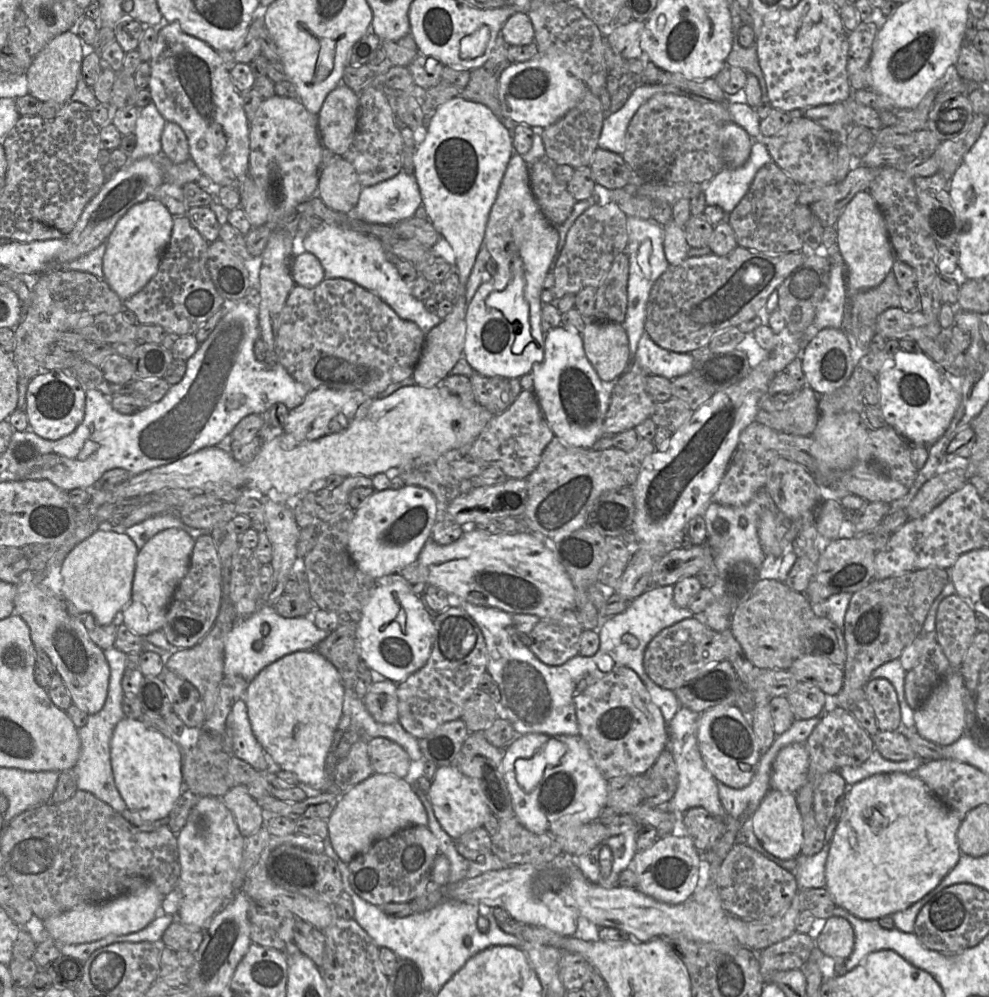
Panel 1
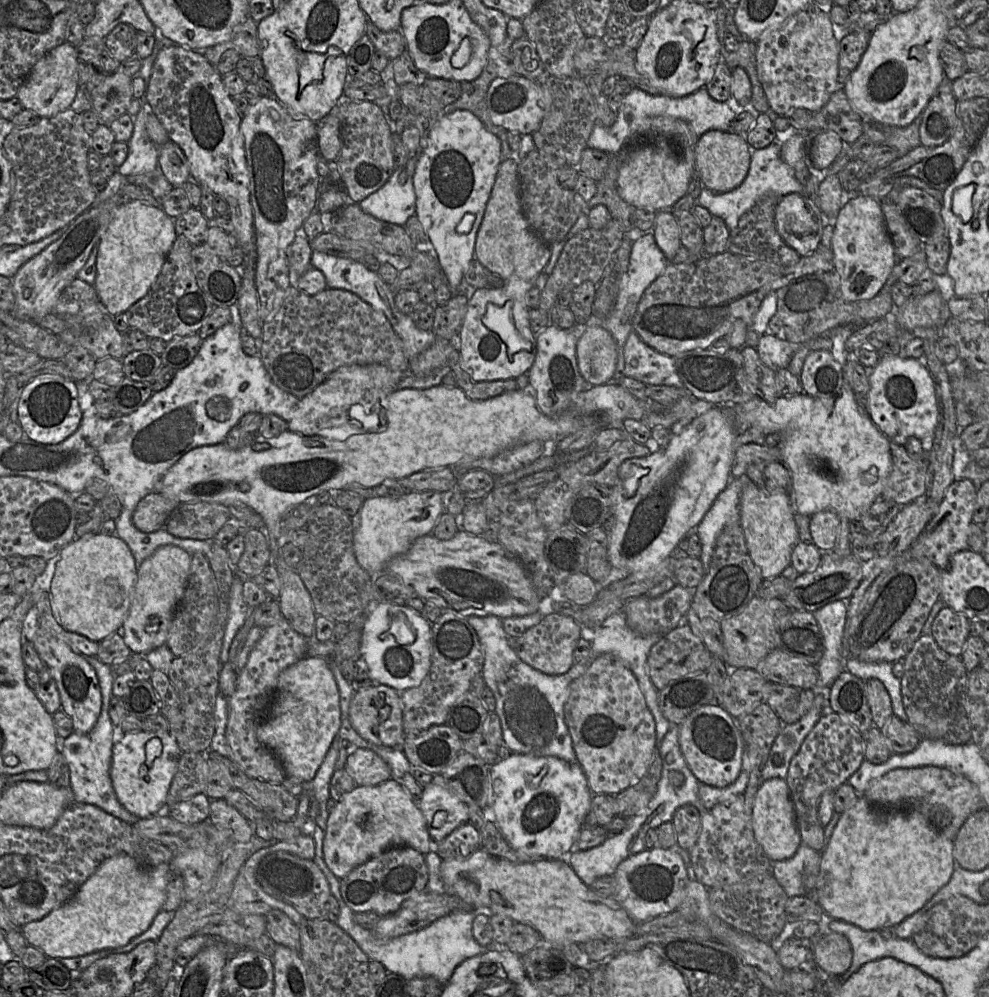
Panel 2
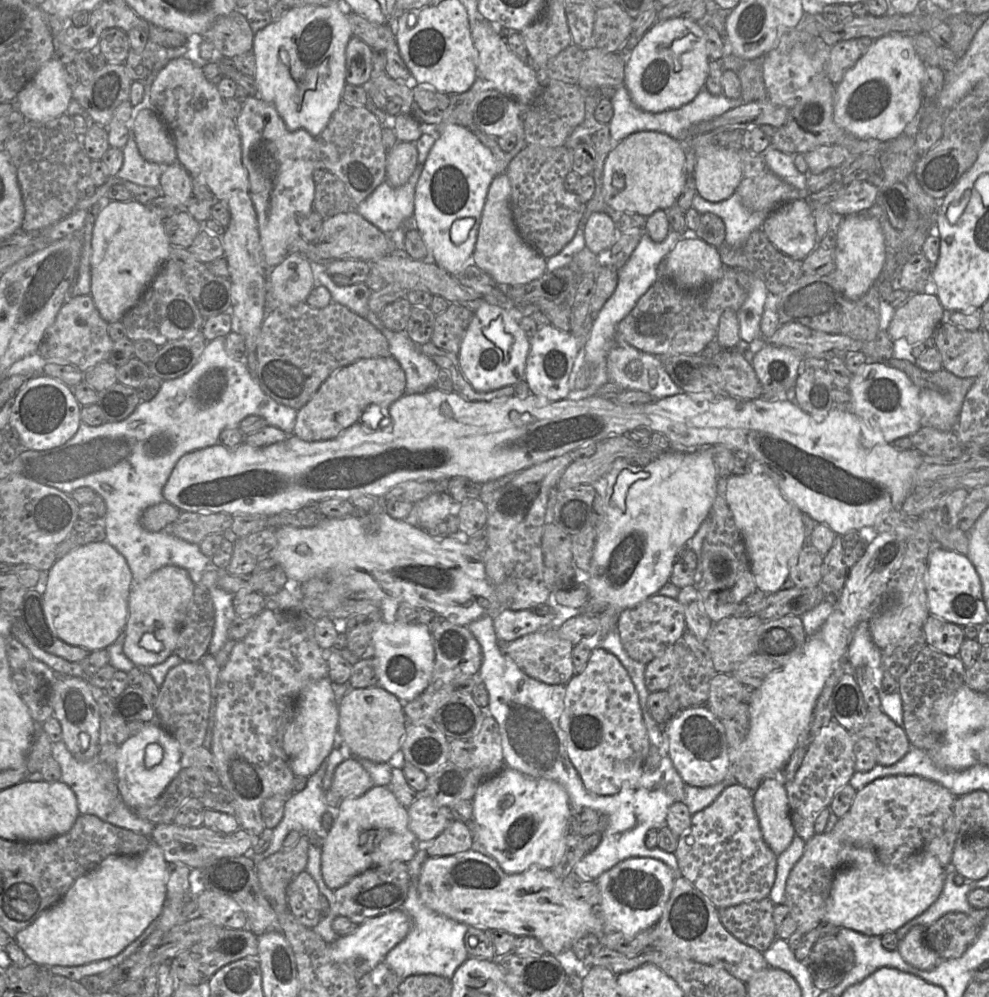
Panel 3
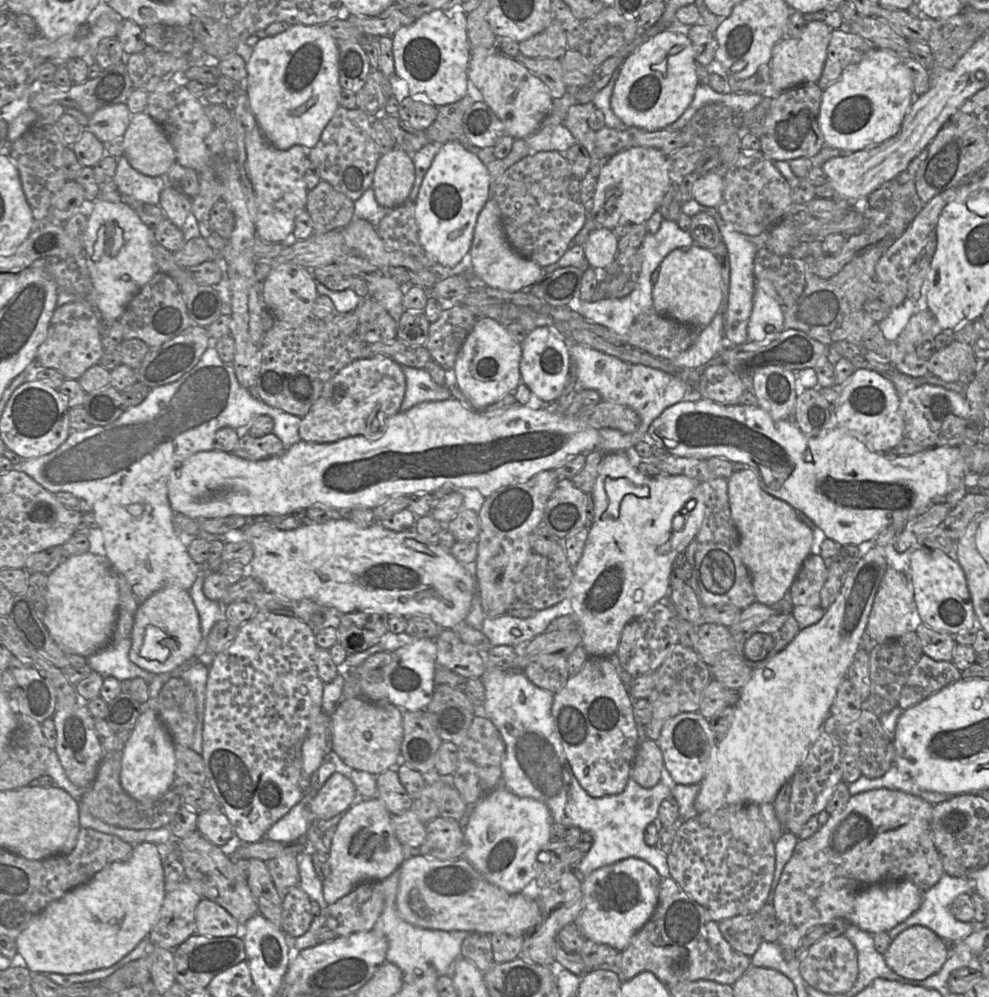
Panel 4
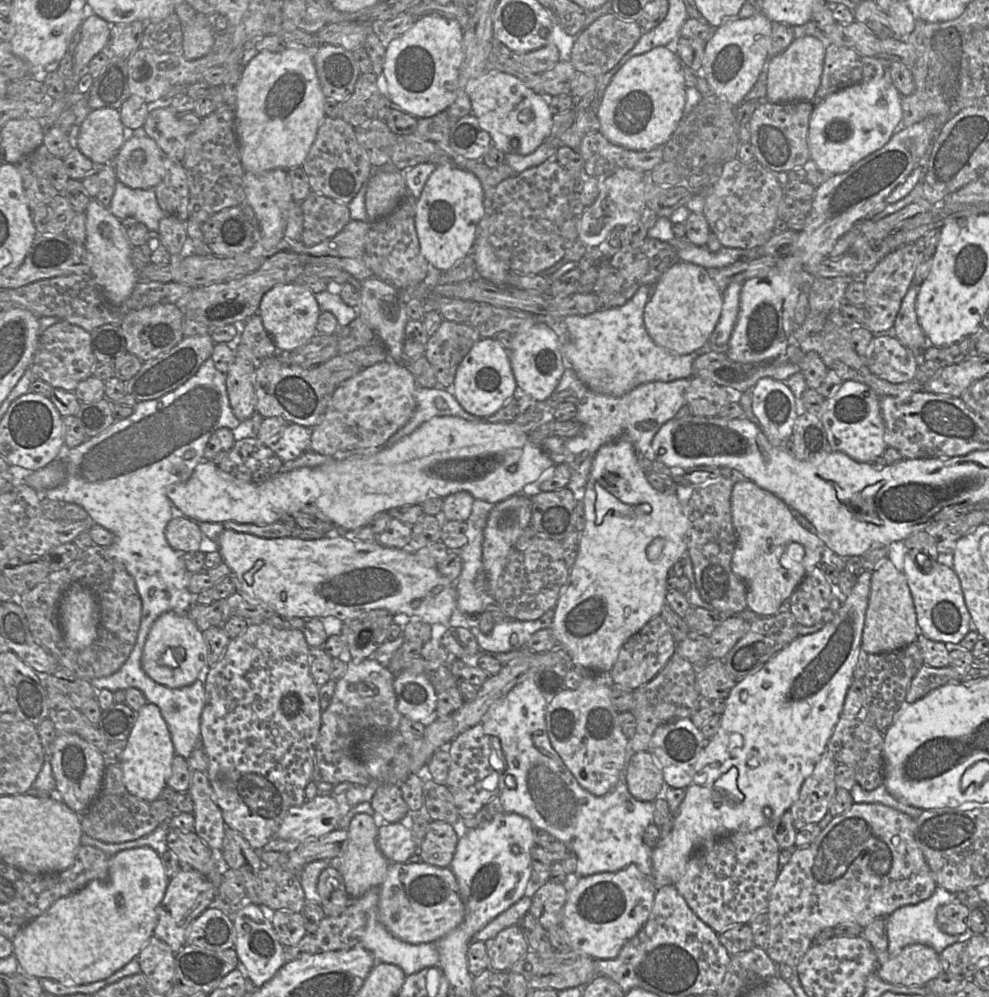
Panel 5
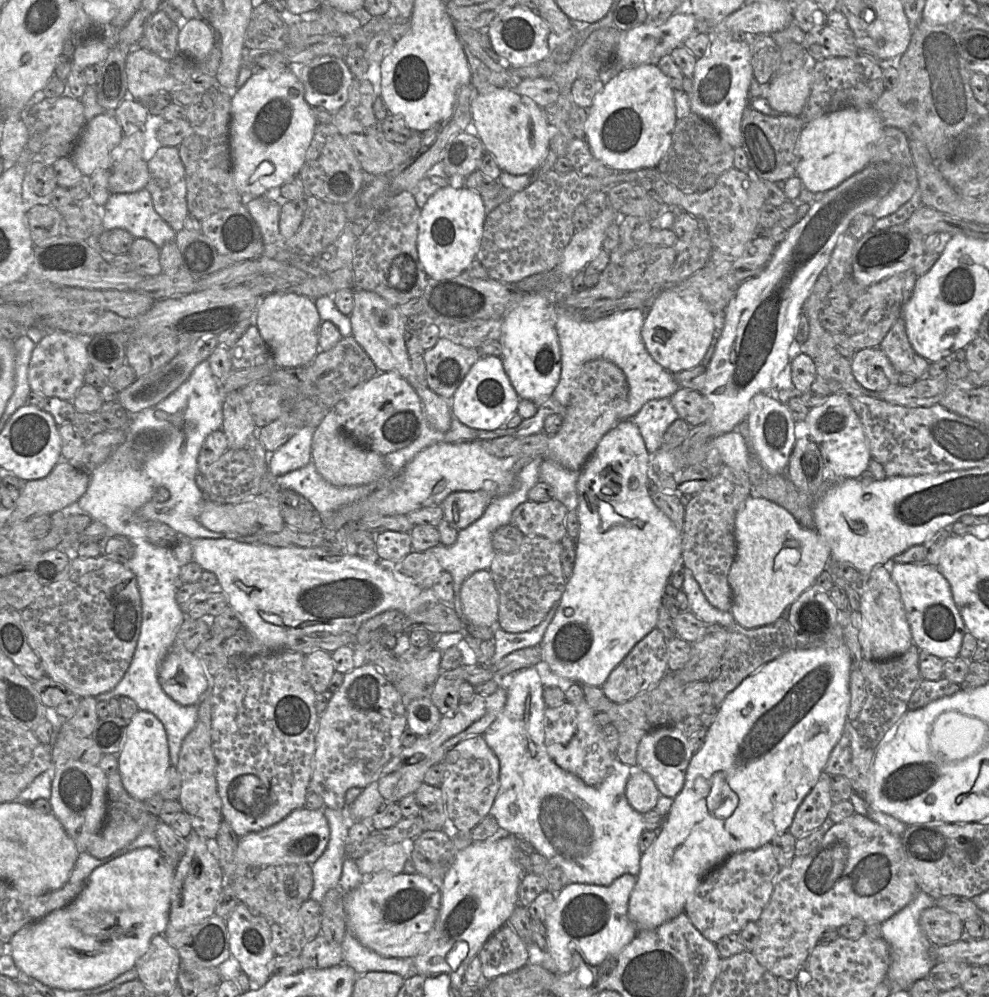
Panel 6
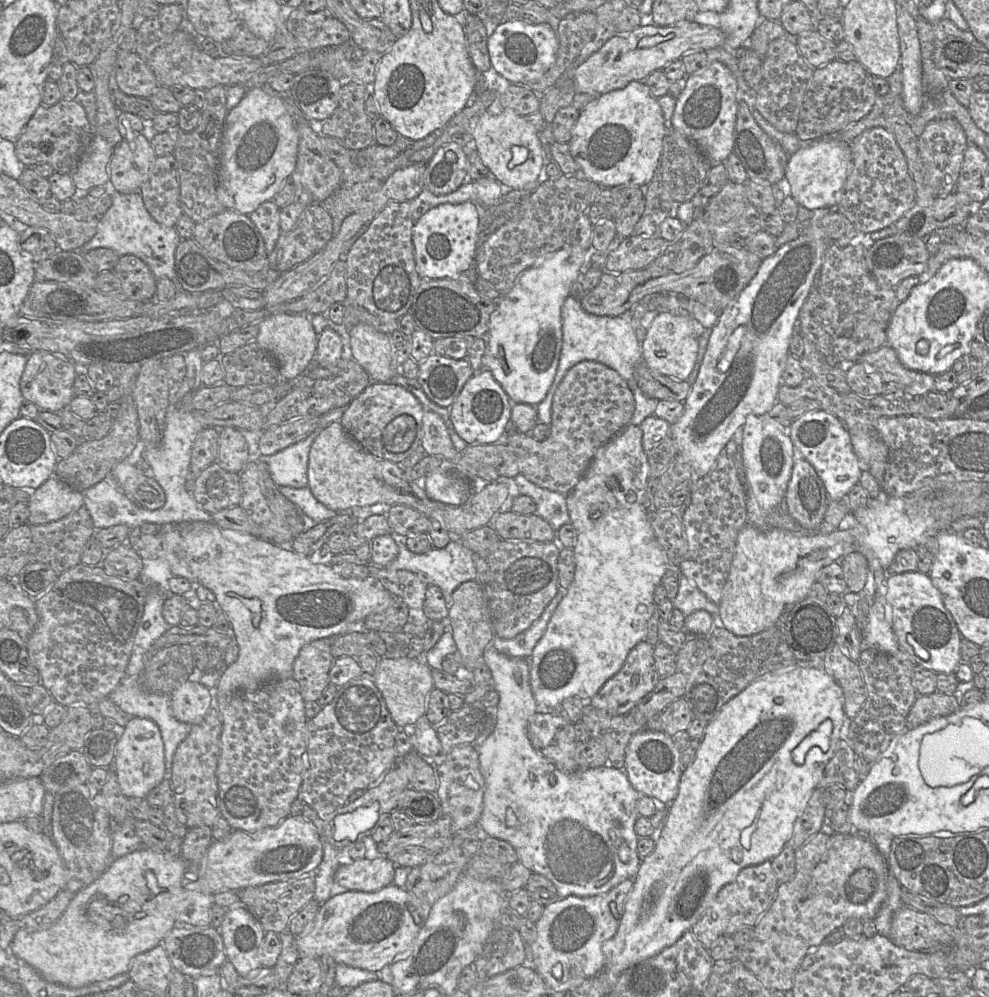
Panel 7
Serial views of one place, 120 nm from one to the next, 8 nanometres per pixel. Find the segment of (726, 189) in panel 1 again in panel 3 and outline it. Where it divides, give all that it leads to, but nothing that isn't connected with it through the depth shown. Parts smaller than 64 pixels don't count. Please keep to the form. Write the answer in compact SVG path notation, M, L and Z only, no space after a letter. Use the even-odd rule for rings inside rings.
M768 147L761 154L774 174L798 189L803 197L810 194L807 189L807 173L799 172L794 165L794 157L797 154L784 153L774 147ZM696 192L692 200L692 208L701 214L711 212L719 216L726 228L725 243L733 248L742 247L751 232L762 228L769 213L747 209L736 192L720 202L705 200Z

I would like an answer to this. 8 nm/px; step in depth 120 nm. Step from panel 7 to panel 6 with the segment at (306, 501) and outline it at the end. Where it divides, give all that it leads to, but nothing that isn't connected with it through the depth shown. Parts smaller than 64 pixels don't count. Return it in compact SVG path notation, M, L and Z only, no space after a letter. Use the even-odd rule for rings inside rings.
M312 461L302 468L275 477L275 483L282 489L293 490L305 497L322 518L376 490L374 485L334 486L322 478Z

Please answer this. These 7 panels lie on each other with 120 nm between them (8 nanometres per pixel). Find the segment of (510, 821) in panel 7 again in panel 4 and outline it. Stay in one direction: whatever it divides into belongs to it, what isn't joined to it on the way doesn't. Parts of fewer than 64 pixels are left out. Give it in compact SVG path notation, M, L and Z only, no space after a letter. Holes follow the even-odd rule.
M480 652L480 654L485 662L485 671L484 671L483 675L481 676L481 681L482 681L484 688L485 688L485 699L484 699L483 705L481 707L478 707L478 710L475 710L475 716L478 714L482 714L485 717L487 717L488 719L490 719L492 721L492 723L495 725L495 727L498 729L498 731L500 732L502 739L504 741L504 752L503 752L502 763L501 763L502 776L501 776L500 785L506 787L508 790L510 790L511 792L513 792L514 794L516 794L518 796L530 797L530 798L533 798L535 800L538 800L538 801L544 803L548 807L548 809L550 810L552 820L554 823L562 824L562 825L566 826L567 828L578 827L578 828L582 829L583 831L589 832L592 836L593 841L592 841L591 848L586 853L586 855L583 857L581 862L578 864L577 868L575 868L574 870L571 870L571 871L573 871L574 873L576 871L579 871L582 876L587 877L592 872L594 872L595 870L597 870L601 867L611 865L613 863L616 863L620 860L623 860L623 859L626 859L629 857L635 857L635 858L642 859L642 860L646 861L647 863L649 863L651 866L653 866L662 879L669 877L670 873L669 873L669 868L668 868L668 864L667 864L667 854L665 854L663 851L659 850L656 846L647 845L644 841L644 832L645 832L647 825L652 823L655 820L655 818L658 816L658 810L659 810L659 807L660 807L660 804L662 803L662 801L665 798L671 796L671 788L667 784L665 784L663 781L660 781L657 785L655 785L652 788L643 788L638 783L636 783L633 779L630 778L625 789L619 794L604 796L604 797L600 797L600 798L595 798L595 797L590 796L581 787L578 780L574 776L572 769L569 765L569 762L568 762L568 760L565 756L565 753L563 751L562 744L555 733L554 720L553 720L553 716L551 713L555 693L552 693L548 690L539 688L536 685L534 685L528 679L528 677L525 675L525 673L523 671L517 671L517 670L512 670L512 669L503 669L501 667L497 667L497 666L493 665L488 660L487 652Z

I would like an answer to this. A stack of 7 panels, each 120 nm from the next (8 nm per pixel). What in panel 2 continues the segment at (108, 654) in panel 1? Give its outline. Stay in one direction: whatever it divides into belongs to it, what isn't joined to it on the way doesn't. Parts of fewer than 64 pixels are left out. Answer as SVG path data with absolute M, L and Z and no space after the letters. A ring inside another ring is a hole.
M96 656L84 658L96 672L102 695L102 705L99 718L88 733L73 732L61 740L60 743L59 752L65 758L70 769L70 789L73 801L94 805L106 813L133 825L137 817L126 810L119 802L110 777L112 751L118 737L118 730L112 724L108 713L110 699L113 696L112 684L114 676L111 673L110 665L102 663Z

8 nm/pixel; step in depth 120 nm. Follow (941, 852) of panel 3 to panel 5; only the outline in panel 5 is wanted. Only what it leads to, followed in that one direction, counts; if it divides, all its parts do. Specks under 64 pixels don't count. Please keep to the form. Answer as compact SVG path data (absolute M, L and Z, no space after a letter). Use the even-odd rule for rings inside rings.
M853 803L842 814L833 817L831 822L821 830L816 839L807 846L796 847L790 859L783 866L777 876L776 882L770 892L767 906L769 918L768 939L765 951L769 958L776 964L787 964L791 968L797 967L798 963L812 945L814 935L826 927L834 927L844 922L853 922L864 928L870 922L878 918L885 918L896 909L910 904L916 904L927 899L936 889L937 884L934 876L925 860L925 857L915 840L916 821L909 815L892 807L880 803Z

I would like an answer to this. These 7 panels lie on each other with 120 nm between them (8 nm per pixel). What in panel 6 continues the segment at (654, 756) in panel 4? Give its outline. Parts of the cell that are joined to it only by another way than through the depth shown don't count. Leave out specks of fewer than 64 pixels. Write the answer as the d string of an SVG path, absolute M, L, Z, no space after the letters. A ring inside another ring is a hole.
M638 766L632 768L626 785L626 796L636 811L645 814L655 809L660 795L653 778L647 772Z

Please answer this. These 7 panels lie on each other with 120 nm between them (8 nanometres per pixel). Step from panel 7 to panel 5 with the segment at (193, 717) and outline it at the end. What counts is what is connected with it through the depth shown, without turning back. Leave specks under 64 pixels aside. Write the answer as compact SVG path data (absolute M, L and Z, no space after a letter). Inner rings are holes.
M168 611L161 614L151 626L144 644L141 665L155 682L168 688L182 688L205 675L208 656L204 635L187 614Z

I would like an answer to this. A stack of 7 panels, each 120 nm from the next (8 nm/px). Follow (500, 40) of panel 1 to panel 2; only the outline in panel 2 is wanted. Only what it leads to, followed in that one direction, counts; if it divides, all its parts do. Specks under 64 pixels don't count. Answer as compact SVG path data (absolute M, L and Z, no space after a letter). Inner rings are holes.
M489 59L480 76L473 81L462 82L461 95L455 102L446 106L441 111L443 115L454 112L455 110L468 110L472 112L482 122L487 131L493 133L500 139L501 160L504 161L513 157L515 154L507 141L508 131L491 122L486 105L487 91L496 77L497 70L495 64Z

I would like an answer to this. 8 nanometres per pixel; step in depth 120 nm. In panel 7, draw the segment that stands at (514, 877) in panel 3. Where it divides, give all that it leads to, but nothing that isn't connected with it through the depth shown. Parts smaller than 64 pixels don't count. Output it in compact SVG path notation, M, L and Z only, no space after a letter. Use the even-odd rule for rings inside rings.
M390 884L375 892L344 891L331 896L320 906L315 918L296 937L301 957L321 958L330 956L336 964L380 972L413 948L431 905L418 901L404 888Z

